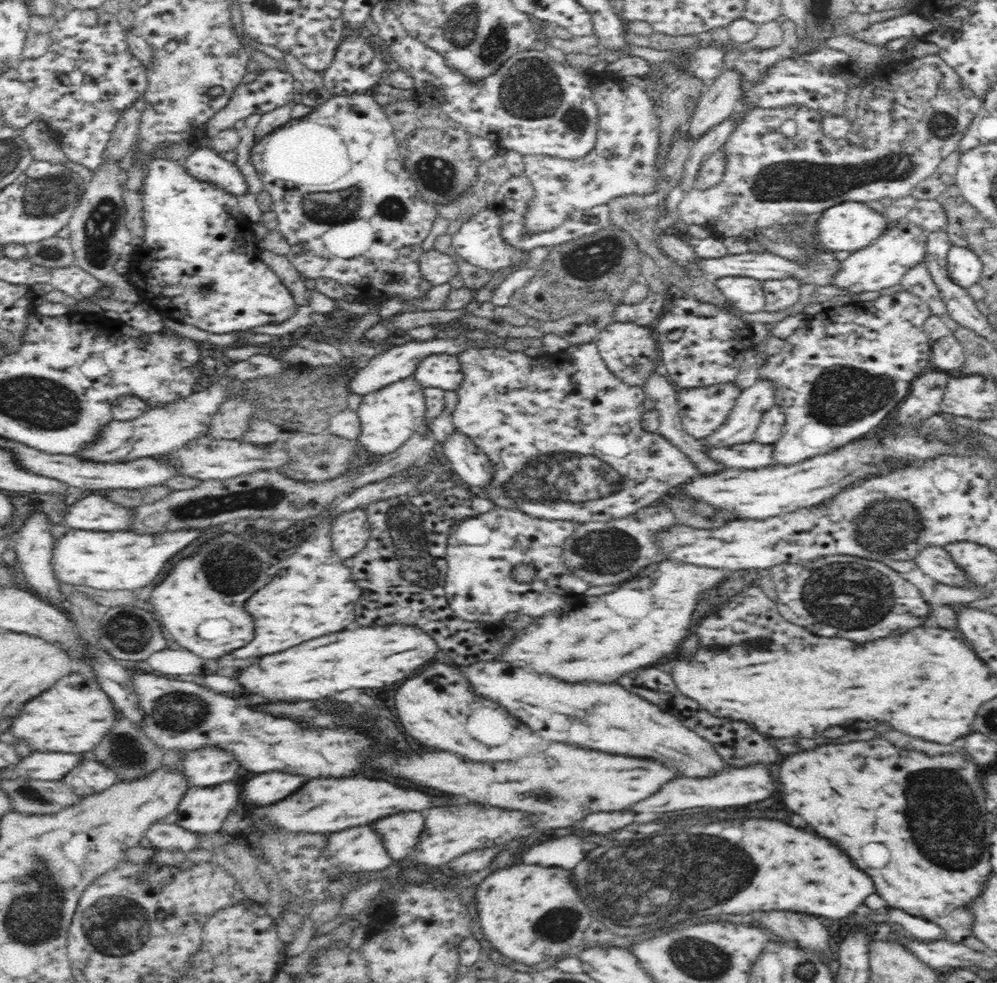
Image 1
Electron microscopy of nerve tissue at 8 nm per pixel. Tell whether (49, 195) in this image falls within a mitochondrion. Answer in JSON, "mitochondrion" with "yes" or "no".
{"mitochondrion":"yes"}

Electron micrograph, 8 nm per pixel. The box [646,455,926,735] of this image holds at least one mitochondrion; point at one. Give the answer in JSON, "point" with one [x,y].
{"point":[849,596]}

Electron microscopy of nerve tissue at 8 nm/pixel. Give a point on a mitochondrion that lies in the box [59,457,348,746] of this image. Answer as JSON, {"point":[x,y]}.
{"point":[253,497]}

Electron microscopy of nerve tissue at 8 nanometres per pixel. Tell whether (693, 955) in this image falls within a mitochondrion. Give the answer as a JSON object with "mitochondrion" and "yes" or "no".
{"mitochondrion":"yes"}

